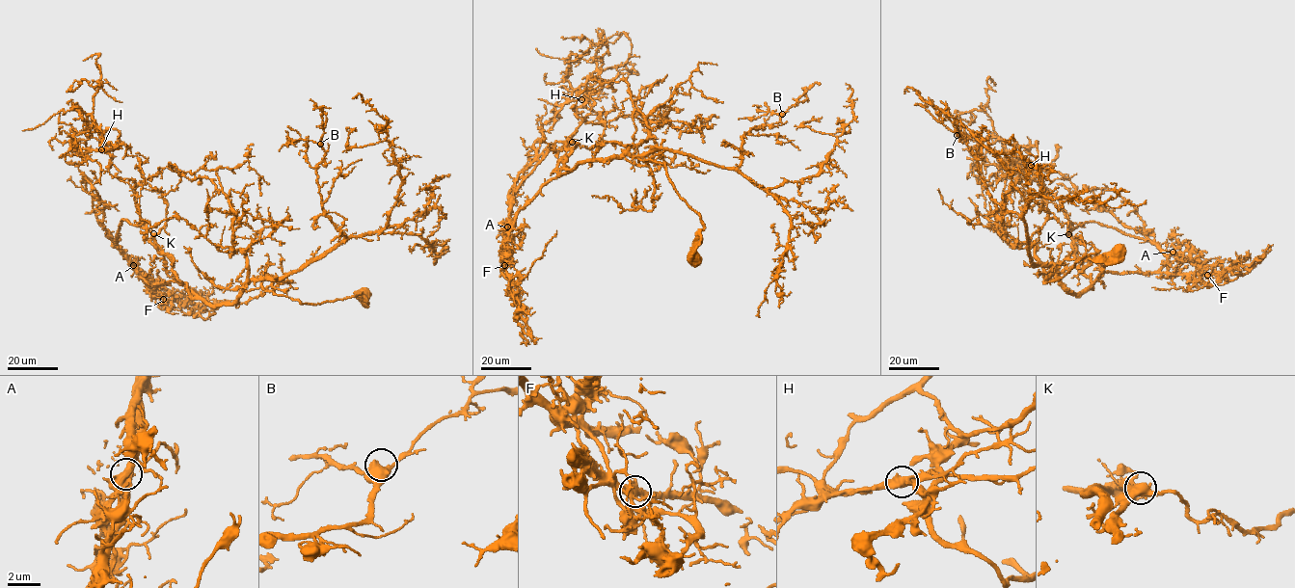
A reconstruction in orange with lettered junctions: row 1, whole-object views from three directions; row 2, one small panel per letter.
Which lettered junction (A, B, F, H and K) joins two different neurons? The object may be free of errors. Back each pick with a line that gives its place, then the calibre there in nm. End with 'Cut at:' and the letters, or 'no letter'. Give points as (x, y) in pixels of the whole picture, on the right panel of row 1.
H: (1031, 165) | 440 nm
Cut at: H

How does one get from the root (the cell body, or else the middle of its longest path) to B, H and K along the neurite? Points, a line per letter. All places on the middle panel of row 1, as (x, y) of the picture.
B: (695, 260), (703, 222), (664, 163), (624, 155), (668, 148), (734, 168), (744, 135), (782, 114)
H: (695, 260), (703, 222), (650, 160), (577, 163), (509, 222), (542, 124), (581, 99)
K: (695, 260), (703, 222), (664, 163), (611, 157), (577, 163), (558, 174), (553, 171), (572, 142)

